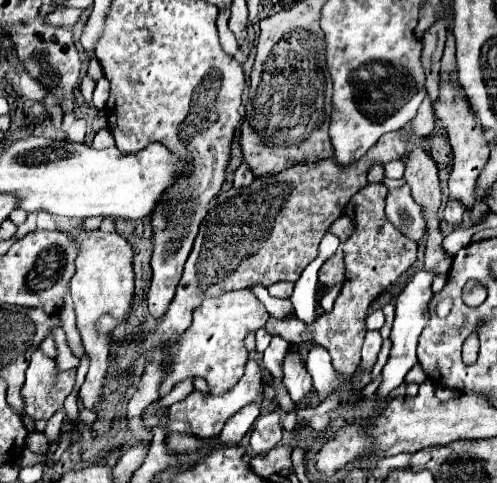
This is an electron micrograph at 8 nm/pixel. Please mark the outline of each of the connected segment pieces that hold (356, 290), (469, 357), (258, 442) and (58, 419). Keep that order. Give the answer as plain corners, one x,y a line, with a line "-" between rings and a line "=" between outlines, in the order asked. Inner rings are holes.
366,184
352,200
346,204
344,214
356,222
354,234
344,242
344,262
346,262
346,282
334,302
332,312
326,312
322,318
306,324
296,314
288,314
286,318
268,318
264,330
268,334
278,334
286,342
300,340
316,340
324,346
330,356
336,372
340,376
352,376
360,366
360,348
366,334
366,316
372,302
388,288
392,288
402,274
406,274
416,262
418,244
404,236
400,230
392,228
392,224
384,216
384,194
388,188
384,184
=
472,333
466,340
473,340
473,347
462,346
462,359
464,363
473,364
478,357
479,340
476,333
=
278,412
260,416
250,434
250,448
254,454
266,454
282,440
282,426
=
60,410
60,412
56,414
56,416
52,416
52,418
48,420
48,424
46,424
46,430
44,430
44,434
48,436
48,442
50,442
50,444
52,444
54,440
58,440
64,416
66,416
66,412
64,412
64,410

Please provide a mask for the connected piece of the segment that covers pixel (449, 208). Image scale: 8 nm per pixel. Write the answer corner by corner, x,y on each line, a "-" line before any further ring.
450,200
448,204
446,204
446,208
444,208
444,220
448,222
448,224
462,224
462,218
464,218
464,214
466,214
466,208
460,204
460,202
456,202
456,200

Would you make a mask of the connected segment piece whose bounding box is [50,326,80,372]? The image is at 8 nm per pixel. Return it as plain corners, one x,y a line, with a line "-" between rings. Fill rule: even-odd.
56,326
50,334
54,336
54,342
56,342
56,352
58,352
58,356
56,356
56,366
58,366
58,370
64,372
64,370
68,370
68,368
76,368
80,362
78,362
78,358
70,352
70,348
68,348
68,344
66,344
66,338
64,338
62,326

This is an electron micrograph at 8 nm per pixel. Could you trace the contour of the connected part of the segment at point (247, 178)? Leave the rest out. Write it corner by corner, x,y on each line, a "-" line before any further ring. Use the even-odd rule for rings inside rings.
240,166
236,172
234,172
234,182
232,182
232,188
244,188
248,184
252,184
254,178
252,178
252,172
248,170
248,166

